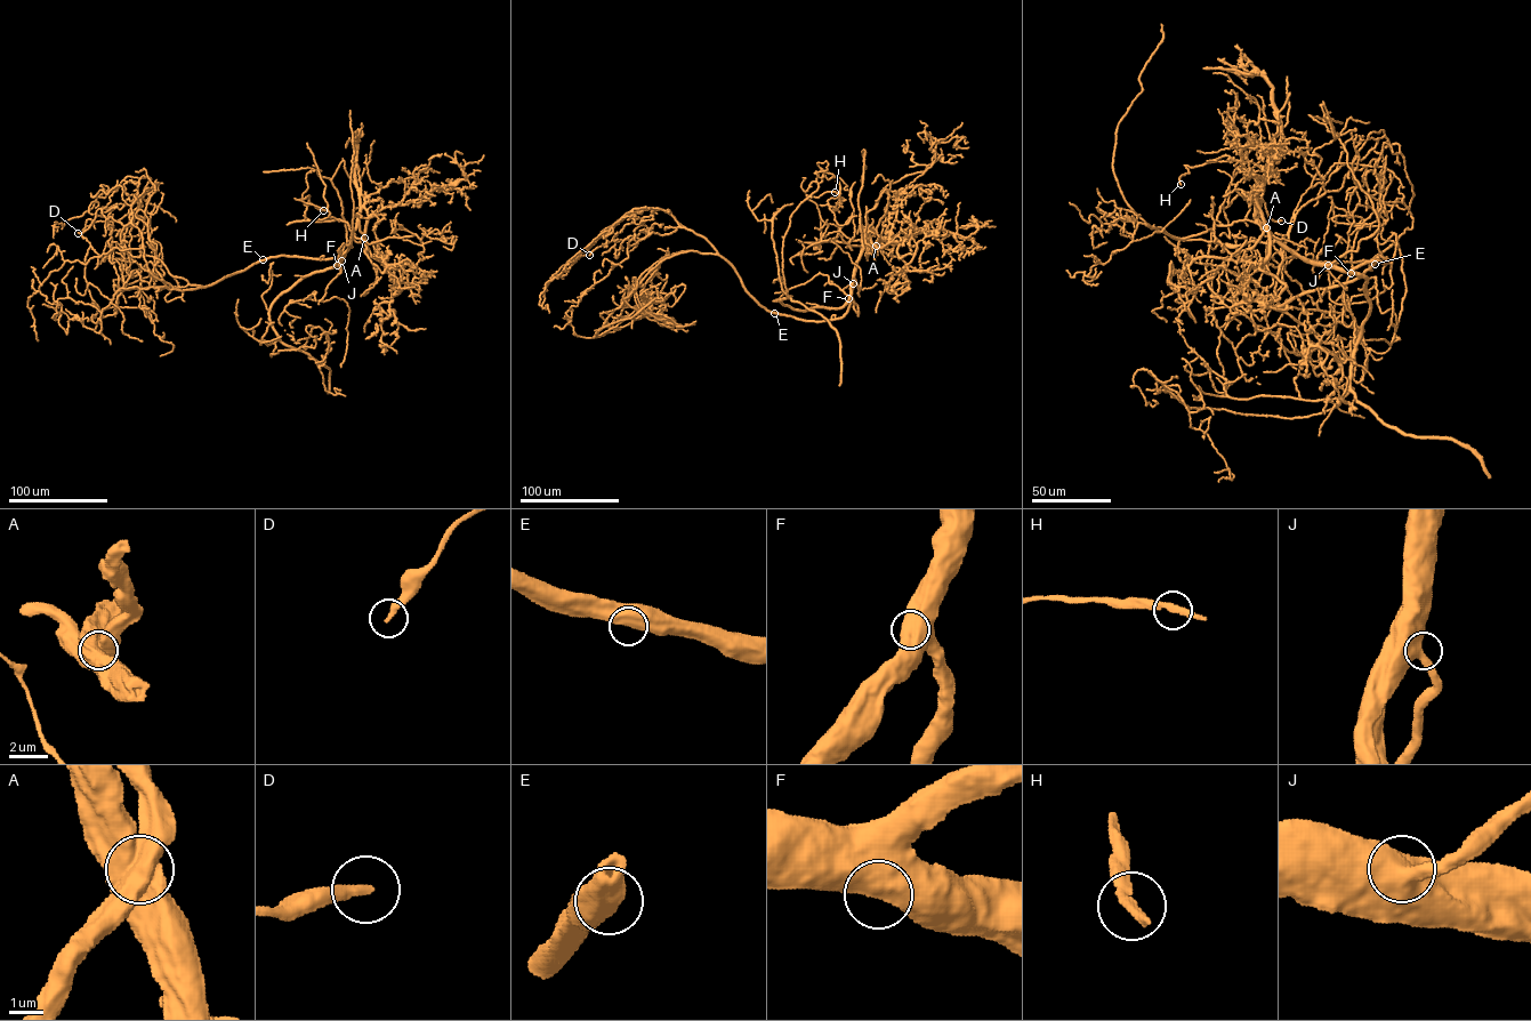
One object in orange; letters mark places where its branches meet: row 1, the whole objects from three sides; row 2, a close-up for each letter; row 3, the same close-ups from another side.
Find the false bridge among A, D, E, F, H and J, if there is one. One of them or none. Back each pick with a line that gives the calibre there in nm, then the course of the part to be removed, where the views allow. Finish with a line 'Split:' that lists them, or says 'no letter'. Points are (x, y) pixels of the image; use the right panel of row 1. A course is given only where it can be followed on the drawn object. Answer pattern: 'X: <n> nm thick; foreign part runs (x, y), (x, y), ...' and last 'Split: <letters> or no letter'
A: 1250 nm thick; foreign part runs (1266, 227), (1270, 255), (1259, 268), (1286, 284), (1270, 303), (1342, 367), (1324, 413)
Split: A

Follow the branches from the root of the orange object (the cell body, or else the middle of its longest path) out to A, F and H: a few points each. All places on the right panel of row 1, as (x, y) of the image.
A: (1372, 264), (1379, 256), (1387, 259), (1351, 270), (1305, 262), (1256, 217), (1255, 200), (1266, 227)
F: (1372, 264), (1379, 256), (1387, 259), (1363, 263), (1351, 273)
H: (1372, 264), (1343, 270), (1288, 251), (1256, 218), (1275, 171), (1214, 161), (1186, 166), (1179, 184)

